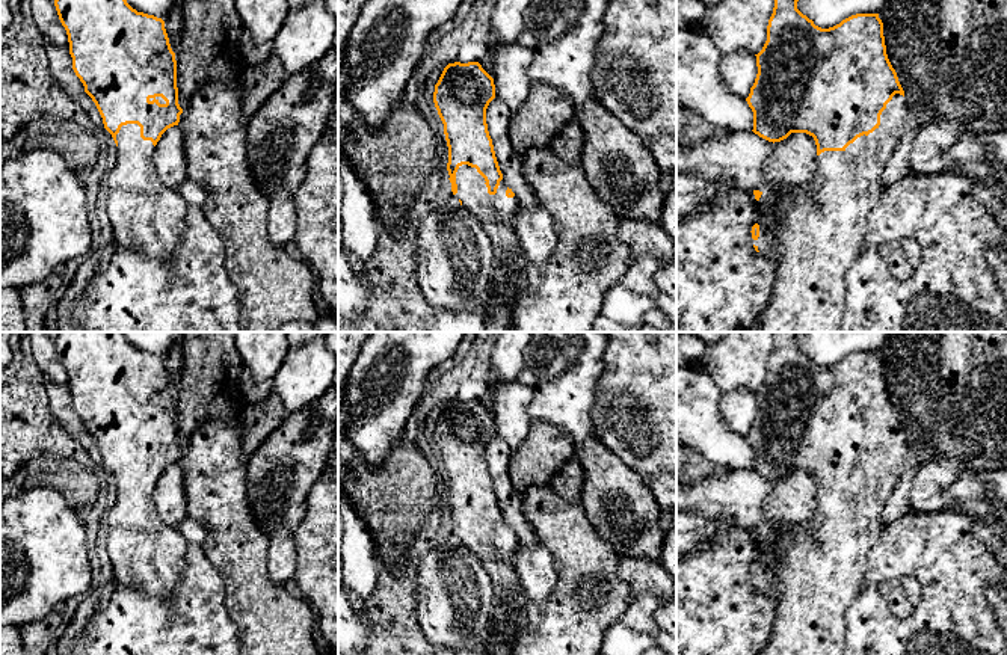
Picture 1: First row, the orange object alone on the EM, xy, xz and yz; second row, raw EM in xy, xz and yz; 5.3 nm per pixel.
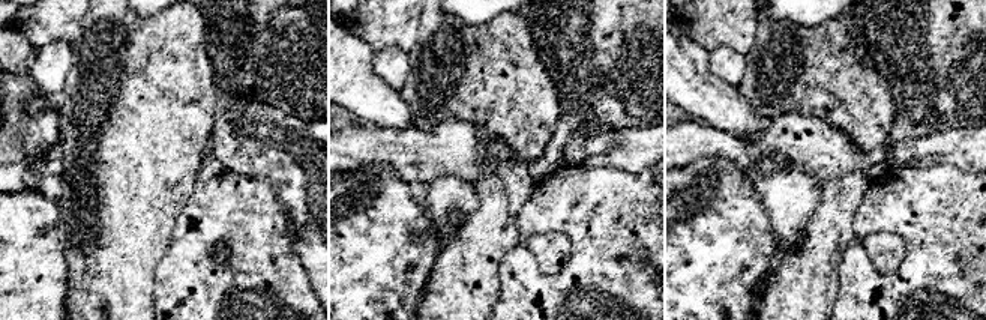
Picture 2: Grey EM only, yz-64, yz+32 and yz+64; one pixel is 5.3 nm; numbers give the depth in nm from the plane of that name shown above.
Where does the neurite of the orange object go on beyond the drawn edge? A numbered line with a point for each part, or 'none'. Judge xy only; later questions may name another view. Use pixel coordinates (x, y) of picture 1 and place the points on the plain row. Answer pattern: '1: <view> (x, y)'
1: xy (144, 551)

